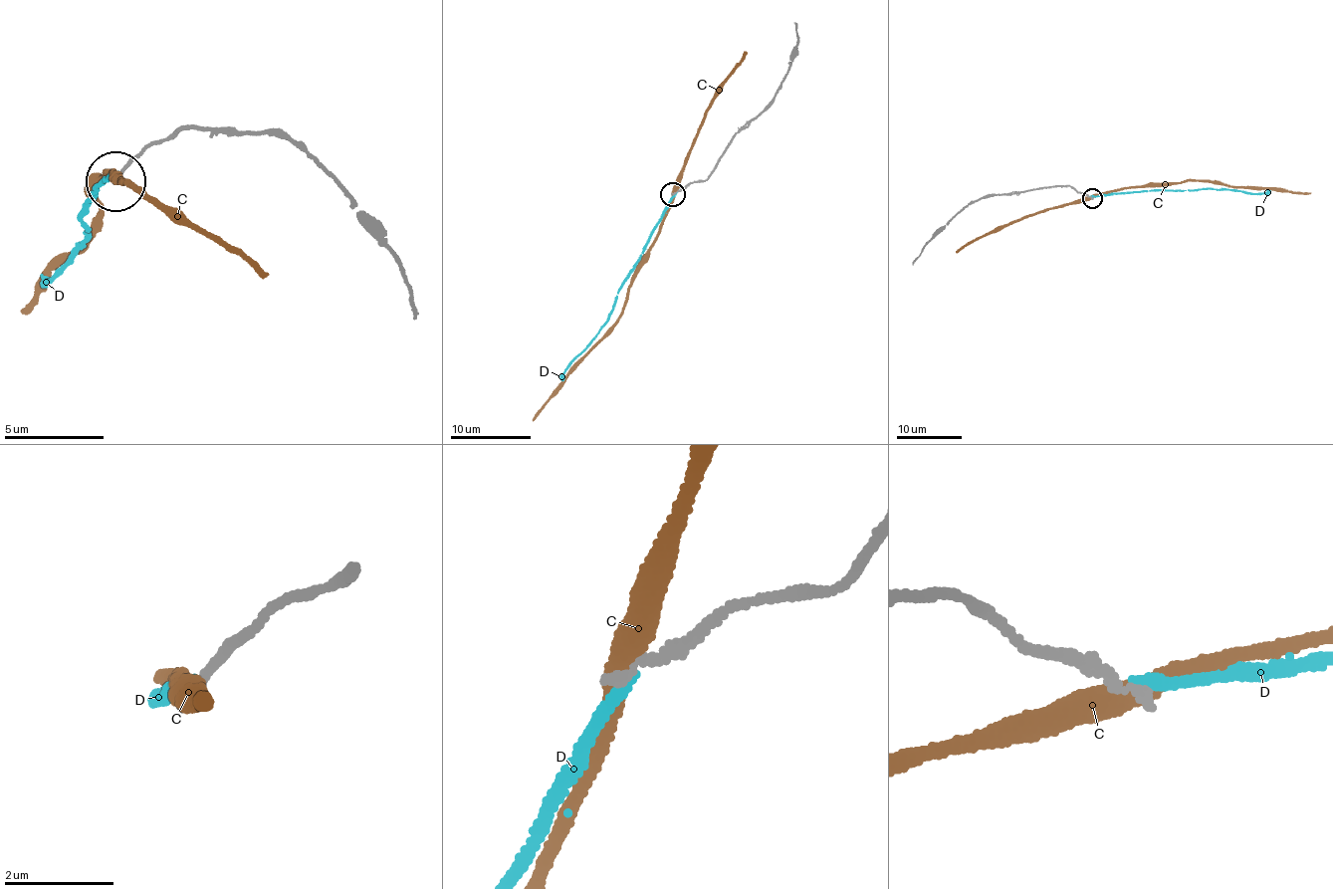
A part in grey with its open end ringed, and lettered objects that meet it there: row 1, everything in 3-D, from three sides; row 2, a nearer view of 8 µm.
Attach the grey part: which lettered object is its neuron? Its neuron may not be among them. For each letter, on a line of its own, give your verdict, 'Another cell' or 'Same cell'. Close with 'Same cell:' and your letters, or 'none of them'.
C: Another cell
D: Another cell
Same cell: none of them

